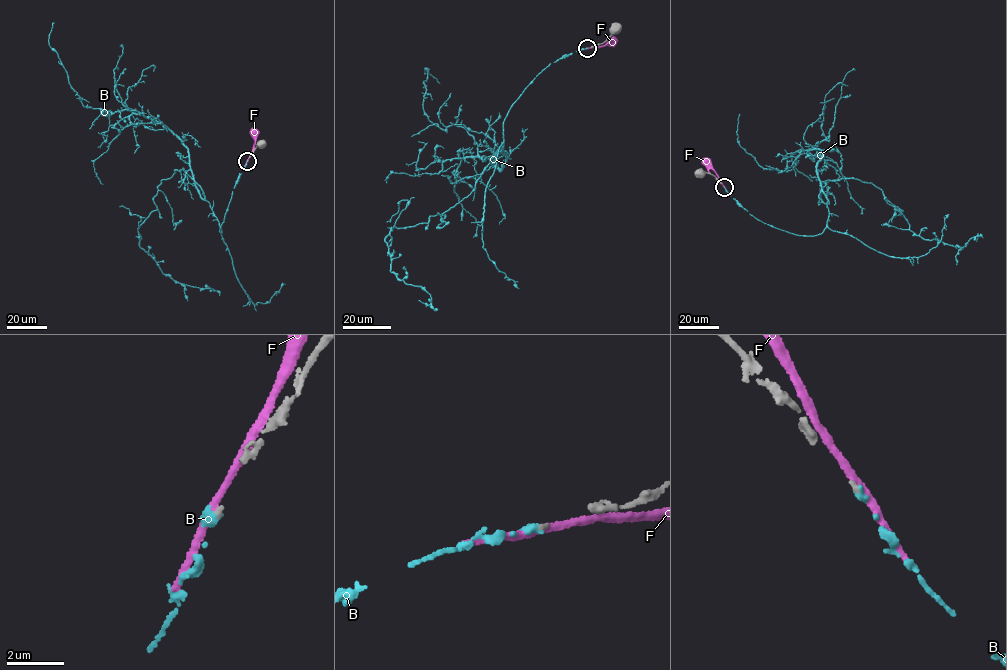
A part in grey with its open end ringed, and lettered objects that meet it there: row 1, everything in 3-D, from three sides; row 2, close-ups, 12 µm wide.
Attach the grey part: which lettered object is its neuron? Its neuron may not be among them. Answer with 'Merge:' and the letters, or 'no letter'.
Merge: B

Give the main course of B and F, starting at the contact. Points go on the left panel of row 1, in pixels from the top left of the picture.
B: (247, 161), (221, 233), (178, 137), (136, 110), (83, 105), (48, 42), (54, 22)
F: (248, 161), (254, 143), (253, 130)

